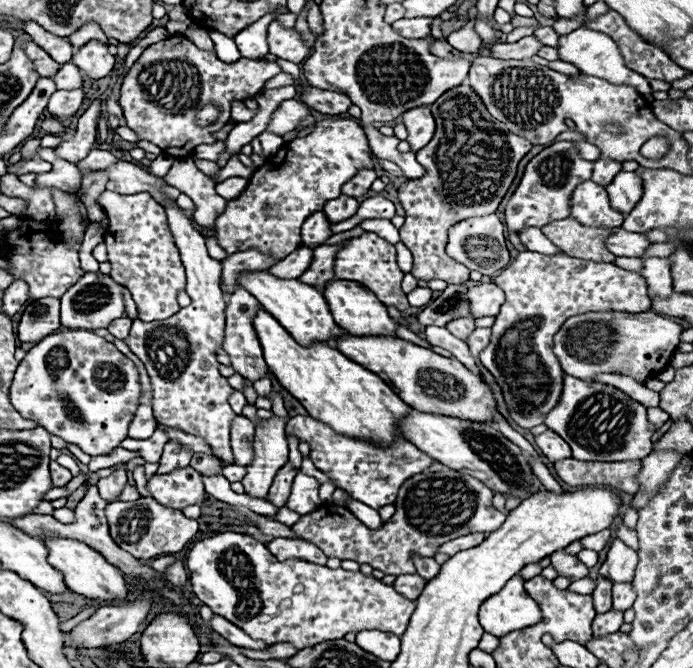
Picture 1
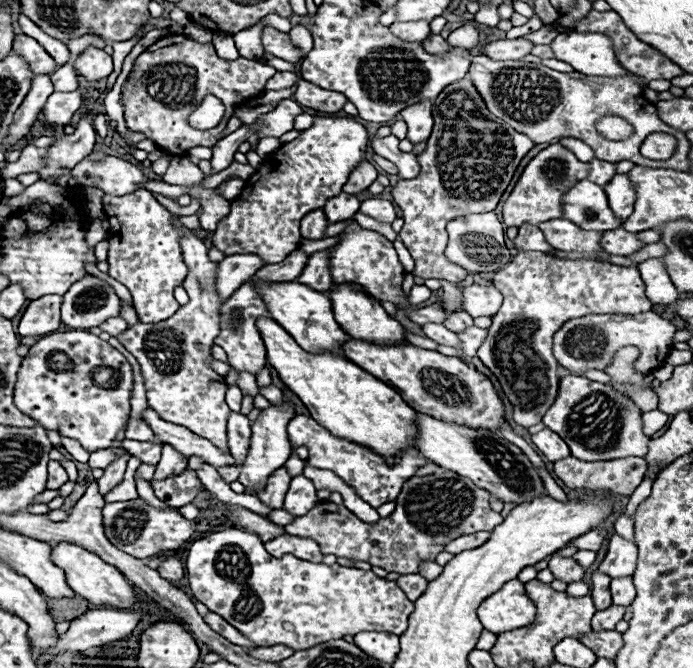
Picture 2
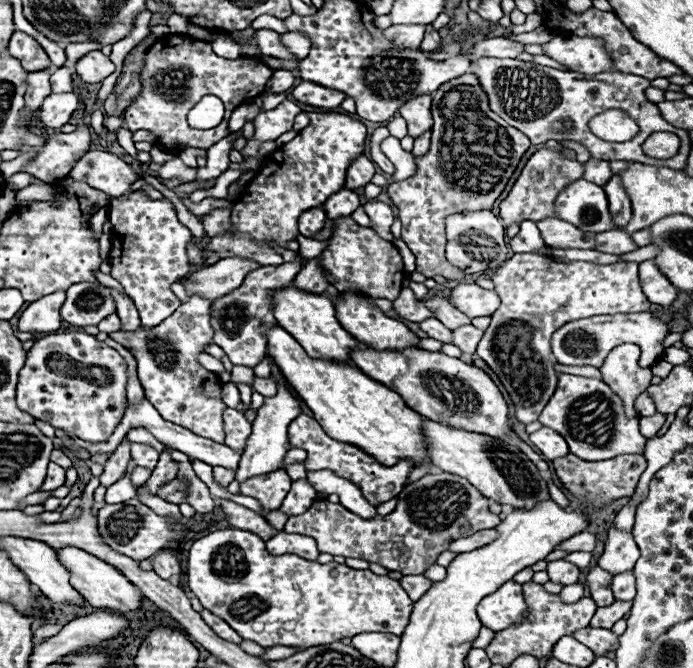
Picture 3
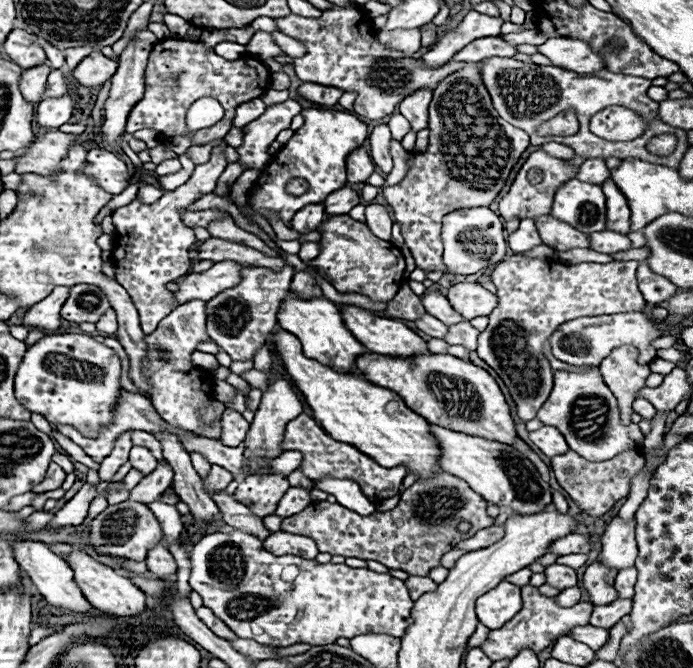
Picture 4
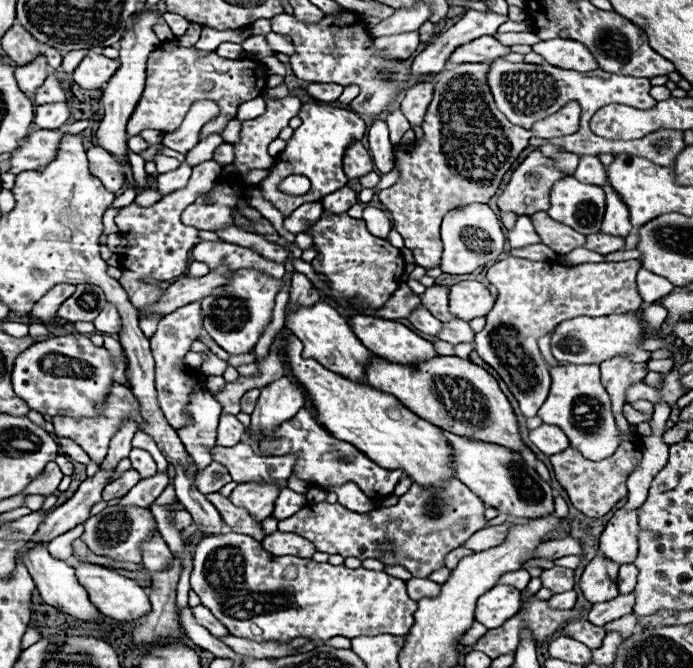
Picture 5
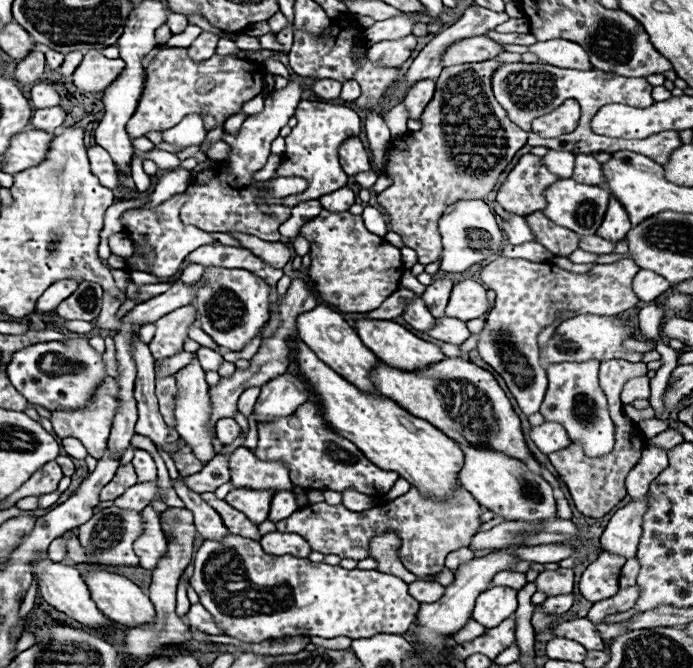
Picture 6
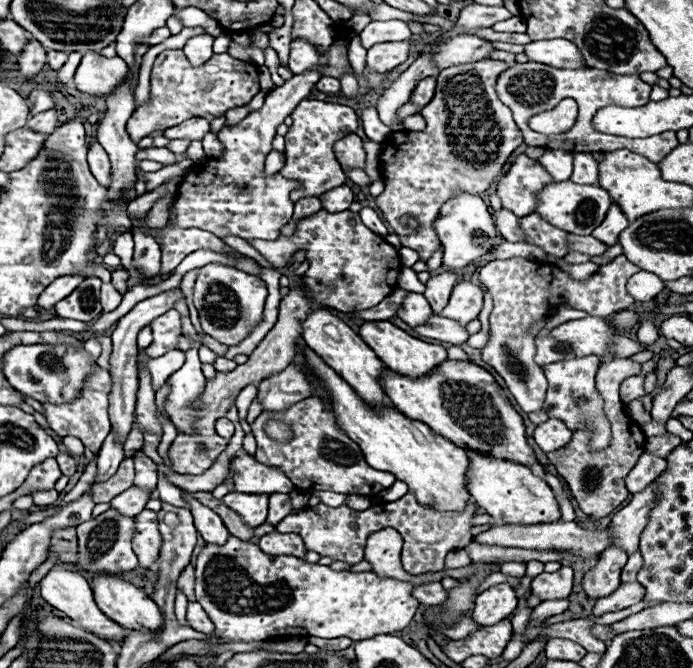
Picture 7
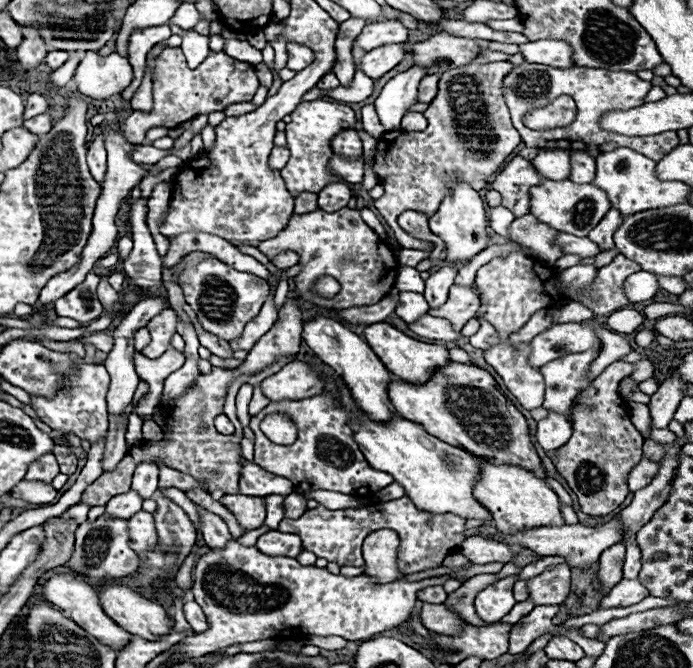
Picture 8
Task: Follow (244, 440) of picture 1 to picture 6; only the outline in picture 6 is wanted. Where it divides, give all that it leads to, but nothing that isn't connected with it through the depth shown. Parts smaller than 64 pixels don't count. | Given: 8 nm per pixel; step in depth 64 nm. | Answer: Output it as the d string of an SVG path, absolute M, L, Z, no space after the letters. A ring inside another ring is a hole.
M220 418L216 422L216 436L224 446L232 444L240 436L240 432L242 432L242 428L234 422L234 418Z

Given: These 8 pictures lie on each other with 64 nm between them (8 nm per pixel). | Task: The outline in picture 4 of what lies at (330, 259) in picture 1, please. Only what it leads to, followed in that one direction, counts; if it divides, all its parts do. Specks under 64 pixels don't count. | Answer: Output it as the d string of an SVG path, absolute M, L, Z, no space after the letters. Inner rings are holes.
M308 270L294 274L292 284L290 284L290 292L300 294L300 298L318 298L318 296L322 296L322 288L316 284L316 278Z

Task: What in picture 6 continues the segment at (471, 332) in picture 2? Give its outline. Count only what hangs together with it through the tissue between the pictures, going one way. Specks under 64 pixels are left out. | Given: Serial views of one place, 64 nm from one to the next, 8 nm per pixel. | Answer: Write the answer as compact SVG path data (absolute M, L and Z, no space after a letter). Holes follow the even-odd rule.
M436 318L436 326L432 330L428 330L426 334L430 334L432 338L438 338L442 342L456 344L456 346L460 346L462 342L466 342L472 336L466 322L460 322L456 318Z

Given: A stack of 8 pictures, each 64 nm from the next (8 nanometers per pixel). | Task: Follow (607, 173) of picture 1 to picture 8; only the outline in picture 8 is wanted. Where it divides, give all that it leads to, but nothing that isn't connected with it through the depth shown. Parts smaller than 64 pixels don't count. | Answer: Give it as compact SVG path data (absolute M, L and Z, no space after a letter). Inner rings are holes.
M570 152L570 164L572 164L572 172L570 172L570 180L578 182L578 184L590 184L596 176L596 162L588 152Z

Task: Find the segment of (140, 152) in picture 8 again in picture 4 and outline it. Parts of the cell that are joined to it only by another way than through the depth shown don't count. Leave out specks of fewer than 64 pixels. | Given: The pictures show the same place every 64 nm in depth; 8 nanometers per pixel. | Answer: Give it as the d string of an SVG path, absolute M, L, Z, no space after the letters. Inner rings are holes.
M174 158L174 160L164 160L164 162L160 162L154 172L156 172L156 176L166 176L166 174L178 172L180 168L182 168L182 166L180 166L180 160Z

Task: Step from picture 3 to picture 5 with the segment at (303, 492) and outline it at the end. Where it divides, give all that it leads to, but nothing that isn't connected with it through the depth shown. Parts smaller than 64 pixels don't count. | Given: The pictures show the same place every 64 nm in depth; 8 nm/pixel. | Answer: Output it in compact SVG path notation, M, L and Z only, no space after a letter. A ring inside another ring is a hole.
M284 488L280 492L280 498L276 500L276 508L274 508L274 514L272 516L278 518L278 520L282 520L284 516L292 516L294 512L302 510L304 502L306 502L304 494L298 494L298 492L290 490L290 488Z

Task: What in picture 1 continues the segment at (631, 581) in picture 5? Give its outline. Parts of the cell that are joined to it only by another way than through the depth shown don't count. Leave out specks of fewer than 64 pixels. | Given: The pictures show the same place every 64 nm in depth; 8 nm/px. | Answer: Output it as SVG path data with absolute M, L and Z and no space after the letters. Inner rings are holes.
M614 584L614 588L612 588L612 610L624 612L624 610L632 608L634 598L636 598L636 594L632 592L630 584Z

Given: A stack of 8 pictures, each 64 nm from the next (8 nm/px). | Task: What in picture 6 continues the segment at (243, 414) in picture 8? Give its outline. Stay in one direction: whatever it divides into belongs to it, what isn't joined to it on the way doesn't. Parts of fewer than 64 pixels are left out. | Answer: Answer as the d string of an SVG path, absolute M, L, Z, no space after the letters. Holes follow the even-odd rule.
M250 388L250 390L244 390L244 394L240 396L238 400L238 412L242 412L244 416L250 416L252 414L252 408L254 408L254 402L260 394L260 388Z

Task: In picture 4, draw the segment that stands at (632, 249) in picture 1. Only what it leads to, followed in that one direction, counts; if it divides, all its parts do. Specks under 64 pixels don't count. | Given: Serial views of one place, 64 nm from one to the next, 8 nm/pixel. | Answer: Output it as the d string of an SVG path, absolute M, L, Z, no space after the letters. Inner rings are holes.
M604 230L604 232L590 234L590 248L596 252L602 252L602 254L616 254L616 252L630 250L632 244L626 234Z

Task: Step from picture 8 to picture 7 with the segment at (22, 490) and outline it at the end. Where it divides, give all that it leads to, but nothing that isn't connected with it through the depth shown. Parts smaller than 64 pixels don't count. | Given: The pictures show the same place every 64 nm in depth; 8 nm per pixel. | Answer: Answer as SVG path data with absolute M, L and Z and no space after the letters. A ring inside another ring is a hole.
M38 490L36 494L32 494L32 498L34 498L36 506L52 506L58 498L58 492L56 490Z

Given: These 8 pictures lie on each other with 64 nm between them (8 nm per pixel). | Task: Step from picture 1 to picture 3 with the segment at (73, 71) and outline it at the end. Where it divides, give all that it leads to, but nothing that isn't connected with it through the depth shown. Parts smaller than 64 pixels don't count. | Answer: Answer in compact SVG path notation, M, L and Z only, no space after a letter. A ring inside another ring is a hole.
M66 66L58 68L58 70L50 76L50 82L52 82L52 92L68 92L68 90L74 90L72 70L66 68Z

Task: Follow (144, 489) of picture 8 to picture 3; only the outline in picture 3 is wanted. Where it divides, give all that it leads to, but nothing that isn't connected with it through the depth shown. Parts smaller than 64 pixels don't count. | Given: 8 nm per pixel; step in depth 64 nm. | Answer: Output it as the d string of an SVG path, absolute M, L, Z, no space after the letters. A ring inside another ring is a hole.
M132 442L130 448L132 448L132 460L134 460L138 466L146 466L146 468L150 468L150 470L156 466L156 462L158 462L158 452L156 452L152 446Z

